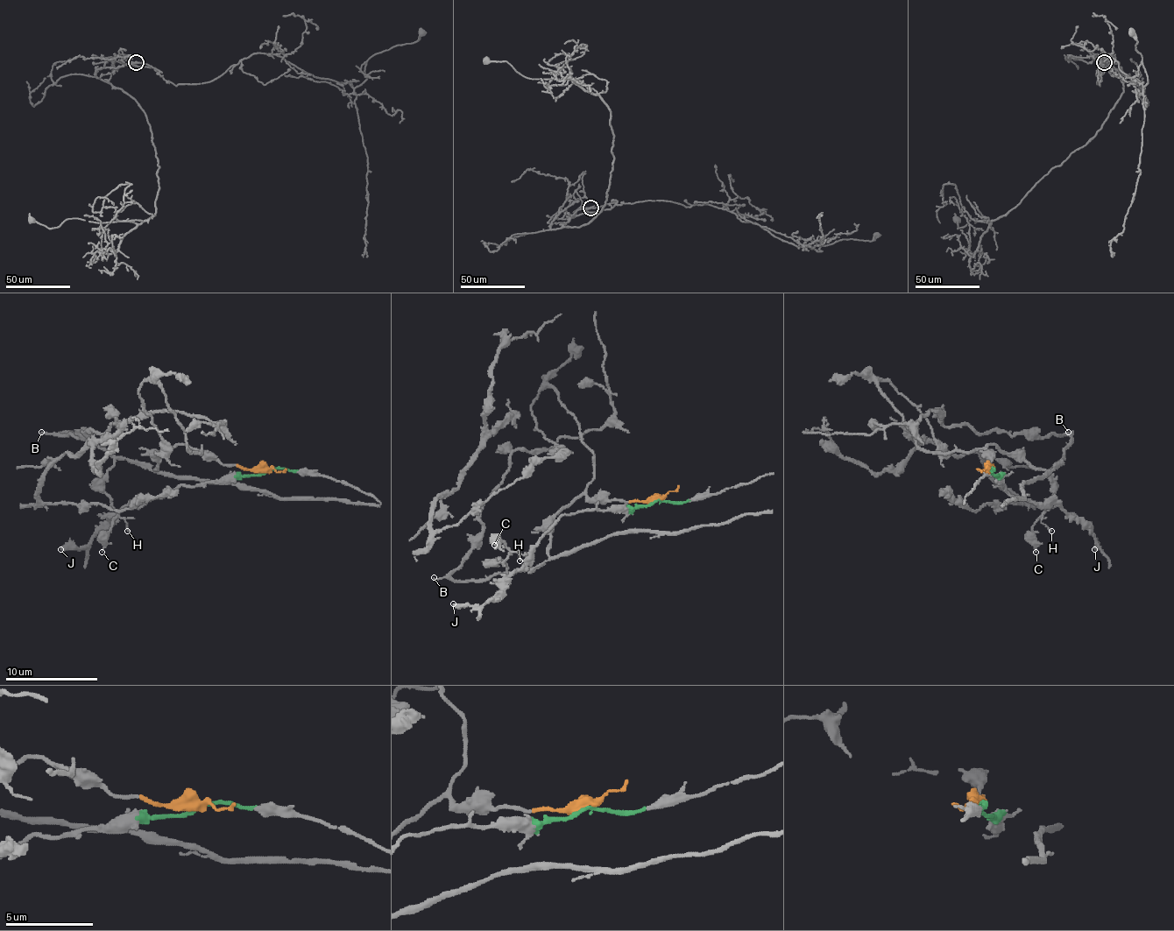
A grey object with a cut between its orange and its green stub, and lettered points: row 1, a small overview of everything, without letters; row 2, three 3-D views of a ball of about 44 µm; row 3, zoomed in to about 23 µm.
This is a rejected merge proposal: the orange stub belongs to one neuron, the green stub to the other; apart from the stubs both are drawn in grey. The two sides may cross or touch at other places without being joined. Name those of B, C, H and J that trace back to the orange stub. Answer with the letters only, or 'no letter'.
B, C, H

